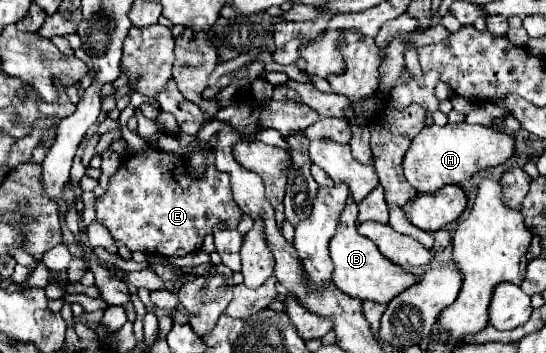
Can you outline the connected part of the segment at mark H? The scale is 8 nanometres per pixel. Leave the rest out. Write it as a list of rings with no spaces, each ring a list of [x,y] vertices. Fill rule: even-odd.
[[[456,123],[456,125],[428,125],[420,135],[412,139],[410,149],[404,155],[404,175],[418,193],[432,193],[448,183],[464,183],[476,171],[484,167],[496,167],[510,159],[514,153],[514,139],[504,131],[496,131],[484,125]]]

